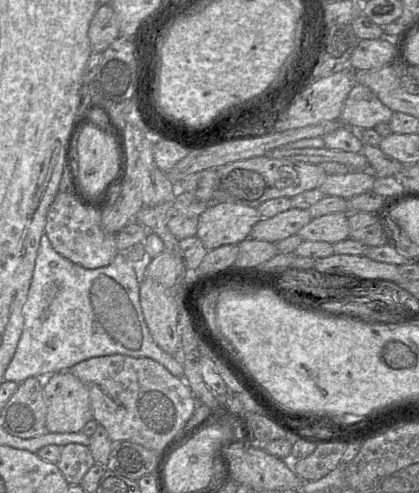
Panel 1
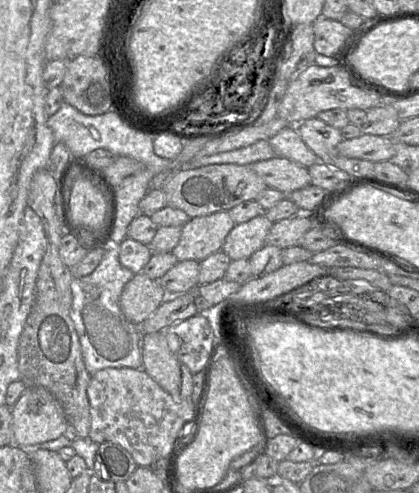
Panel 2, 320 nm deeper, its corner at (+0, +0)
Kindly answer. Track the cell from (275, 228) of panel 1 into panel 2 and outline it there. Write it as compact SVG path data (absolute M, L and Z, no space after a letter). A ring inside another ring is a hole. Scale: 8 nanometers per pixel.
M263 213L251 220L235 224L227 235L221 250L233 261L249 259L266 244L266 237L273 226Z

